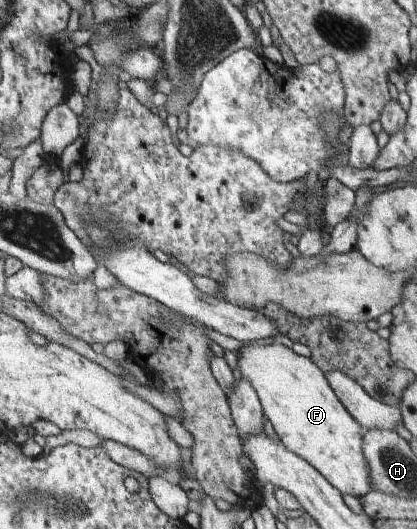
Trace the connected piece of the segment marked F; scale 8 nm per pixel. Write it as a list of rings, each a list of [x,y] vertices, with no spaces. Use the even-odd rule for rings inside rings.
[[[275,341],[267,346],[245,345],[237,352],[240,376],[248,379],[257,392],[262,412],[273,424],[275,432],[283,445],[307,460],[337,491],[344,495],[363,497],[373,489],[370,467],[363,453],[363,440],[367,430],[350,416],[343,407],[332,387],[325,379],[324,373],[309,358],[295,354],[291,348]]]

